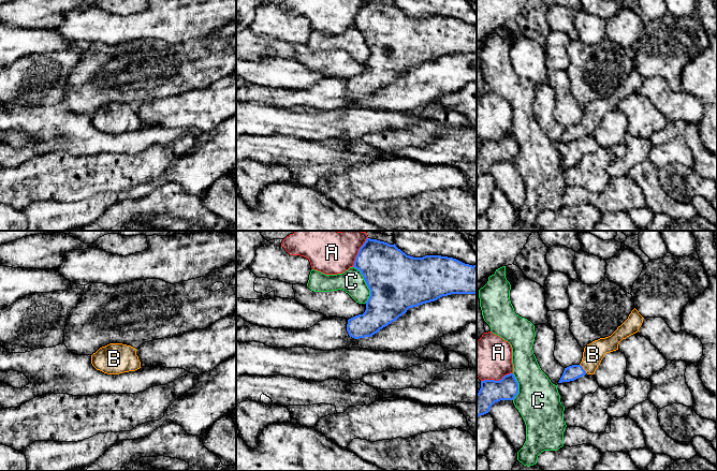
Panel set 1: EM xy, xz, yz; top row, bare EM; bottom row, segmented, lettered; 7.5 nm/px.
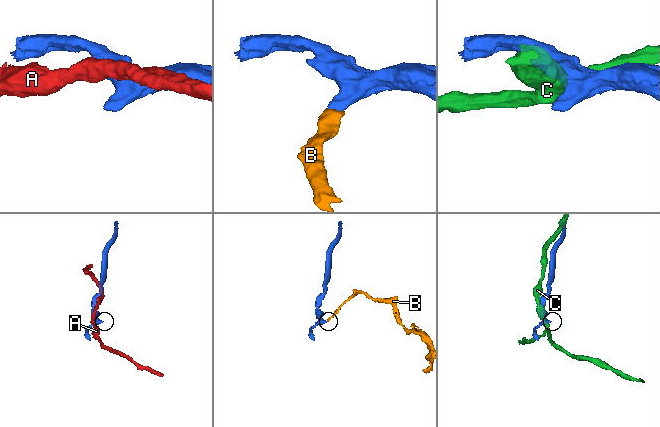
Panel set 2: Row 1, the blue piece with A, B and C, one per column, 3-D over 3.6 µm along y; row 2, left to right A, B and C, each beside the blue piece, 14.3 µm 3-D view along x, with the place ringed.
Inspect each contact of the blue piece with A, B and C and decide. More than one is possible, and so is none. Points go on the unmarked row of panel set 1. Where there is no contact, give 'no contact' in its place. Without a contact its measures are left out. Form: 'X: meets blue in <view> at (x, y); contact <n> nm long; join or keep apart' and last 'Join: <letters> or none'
A: meets blue in yz at (496, 141); contact 240 nm long; keep apart
B: meets blue in yz at (582, 128); contact 90 nm long; join
C: meets blue in xz at (366, 43); contact 300 nm long; keep apart
Join: B

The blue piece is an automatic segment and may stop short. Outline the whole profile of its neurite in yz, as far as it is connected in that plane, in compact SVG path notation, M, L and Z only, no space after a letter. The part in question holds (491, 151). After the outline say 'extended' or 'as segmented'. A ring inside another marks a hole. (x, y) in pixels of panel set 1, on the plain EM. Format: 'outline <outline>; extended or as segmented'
outline M513 133L501 139L481 141L481 148L477 153L477 178L489 172L491 166L500 160L513 160L518 153L518 143Z; as segmented

